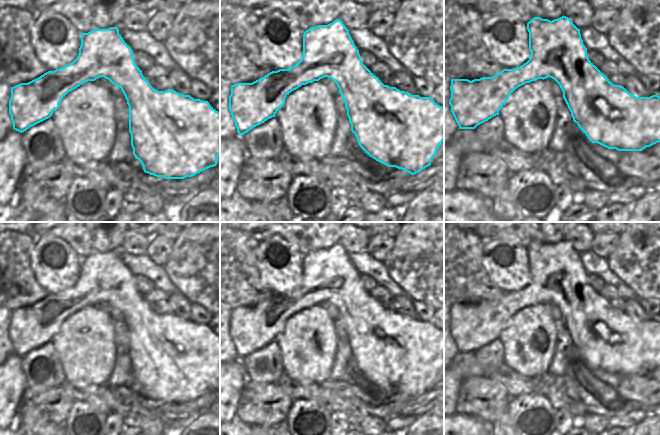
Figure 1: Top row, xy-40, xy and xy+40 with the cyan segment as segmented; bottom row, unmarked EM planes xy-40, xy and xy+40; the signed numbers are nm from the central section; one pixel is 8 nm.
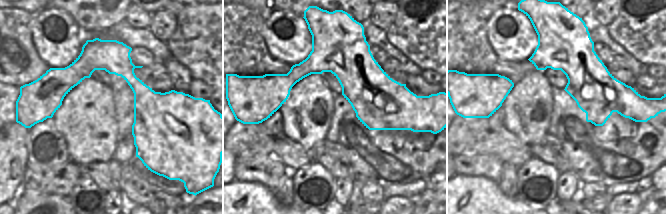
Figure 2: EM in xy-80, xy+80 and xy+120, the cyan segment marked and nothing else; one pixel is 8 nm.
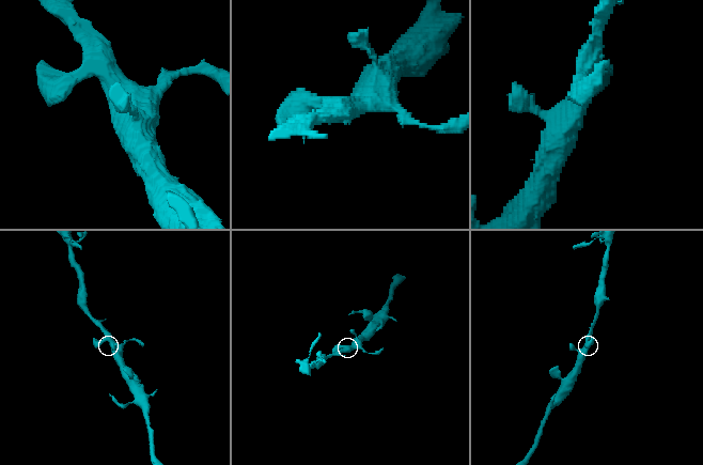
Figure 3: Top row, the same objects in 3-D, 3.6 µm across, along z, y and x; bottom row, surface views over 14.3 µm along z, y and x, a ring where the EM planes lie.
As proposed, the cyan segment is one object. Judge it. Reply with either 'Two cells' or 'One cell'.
One cell.

